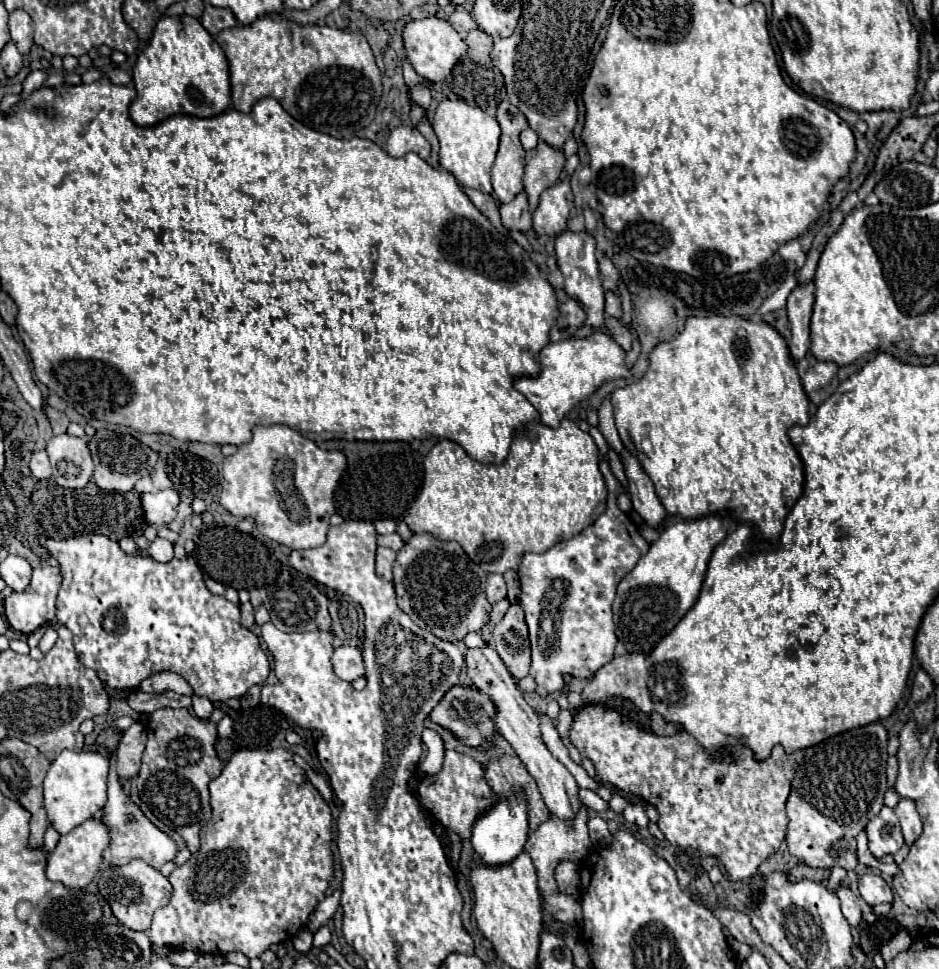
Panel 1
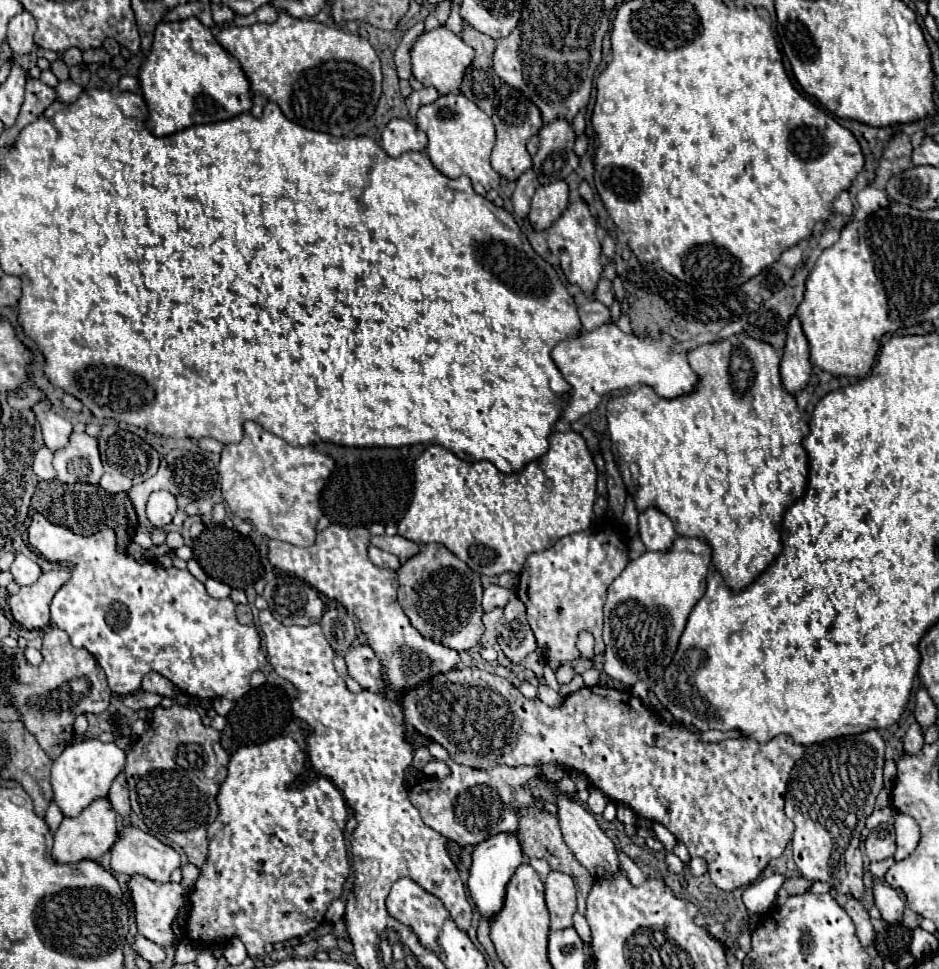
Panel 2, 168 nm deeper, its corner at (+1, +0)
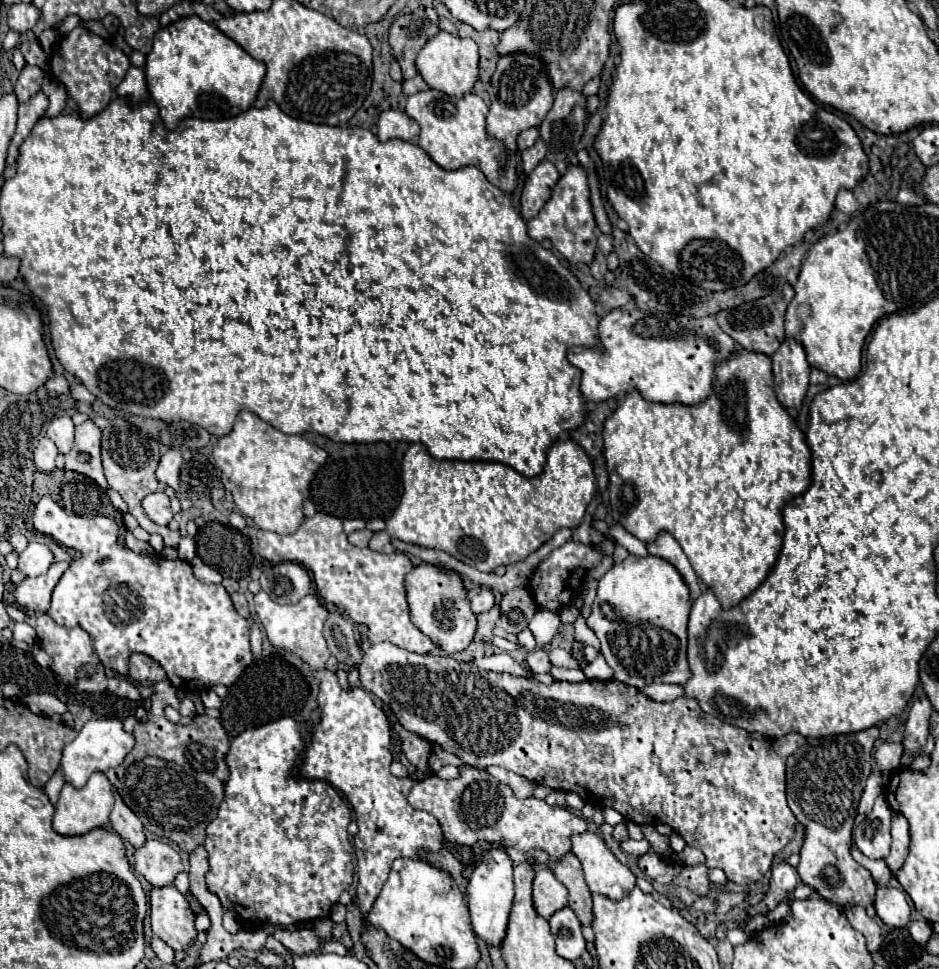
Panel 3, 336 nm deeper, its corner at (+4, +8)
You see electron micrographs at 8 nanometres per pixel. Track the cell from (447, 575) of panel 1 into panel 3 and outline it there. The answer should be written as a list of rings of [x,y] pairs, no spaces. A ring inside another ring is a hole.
[[[435,564],[415,566],[405,576],[405,590],[411,610],[411,622],[425,636],[429,636],[447,654],[461,652],[469,646],[477,630],[477,616],[471,612],[467,588],[457,570],[445,570],[443,566],[435,566]]]

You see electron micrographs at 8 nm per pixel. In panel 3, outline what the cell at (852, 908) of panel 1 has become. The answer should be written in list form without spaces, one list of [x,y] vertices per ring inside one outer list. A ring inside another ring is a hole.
[[[847,904],[847,906],[845,906],[845,912],[847,912],[847,920],[851,922],[851,926],[865,936],[869,952],[877,952],[877,950],[881,948],[883,936],[881,936],[881,928],[879,928],[879,924],[875,922],[875,918],[869,918],[863,906]]]

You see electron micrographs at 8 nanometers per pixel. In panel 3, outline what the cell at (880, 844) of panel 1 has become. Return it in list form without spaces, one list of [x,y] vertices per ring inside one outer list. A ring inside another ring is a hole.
[[[885,796],[875,798],[873,812],[855,826],[853,830],[853,840],[857,848],[867,856],[867,858],[887,858],[889,856],[889,846],[891,846],[891,816],[893,810],[885,802]]]

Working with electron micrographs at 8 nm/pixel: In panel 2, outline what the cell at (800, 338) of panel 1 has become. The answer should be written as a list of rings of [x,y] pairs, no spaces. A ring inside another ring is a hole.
[[[792,316],[790,326],[788,326],[786,346],[782,352],[782,362],[780,362],[782,386],[788,394],[796,394],[808,386],[810,376],[812,376],[812,366],[808,358],[810,358],[808,340],[802,332],[800,320]]]

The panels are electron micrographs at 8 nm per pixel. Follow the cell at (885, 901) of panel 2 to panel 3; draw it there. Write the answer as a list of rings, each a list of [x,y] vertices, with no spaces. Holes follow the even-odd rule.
[[[877,888],[877,898],[875,898],[875,910],[877,916],[889,926],[889,928],[903,928],[907,926],[911,918],[909,904],[905,900],[905,892],[897,888]]]

